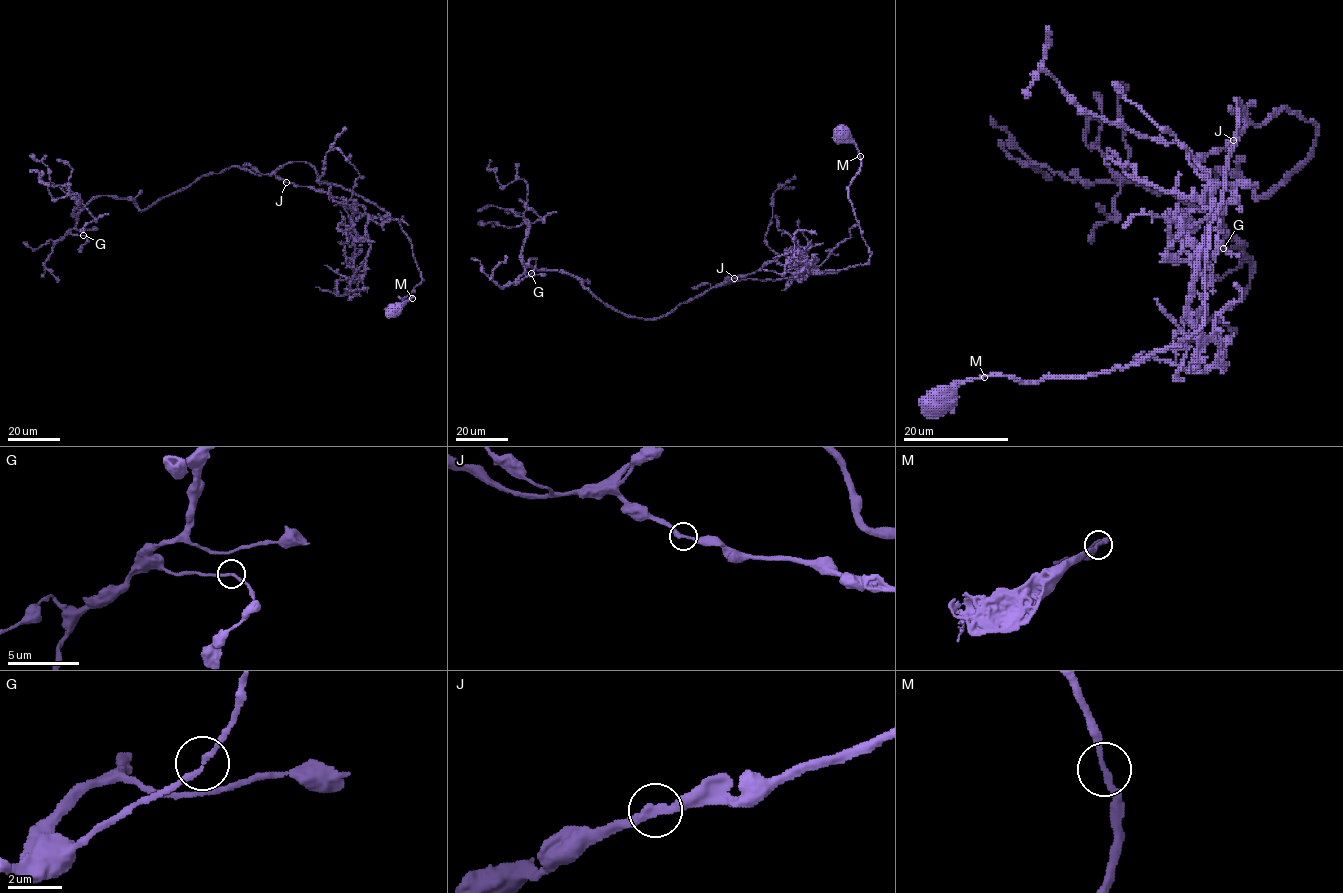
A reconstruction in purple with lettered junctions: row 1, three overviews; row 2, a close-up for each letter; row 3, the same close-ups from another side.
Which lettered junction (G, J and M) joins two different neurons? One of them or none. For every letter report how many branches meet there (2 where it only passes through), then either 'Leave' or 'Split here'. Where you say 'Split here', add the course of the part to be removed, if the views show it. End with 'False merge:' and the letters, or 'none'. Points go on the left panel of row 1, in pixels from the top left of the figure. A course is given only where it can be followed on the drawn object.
G: Branches: 2. Leave
J: Branches: 2. Leave
M: Branches: 2. Leave
False merge: none

